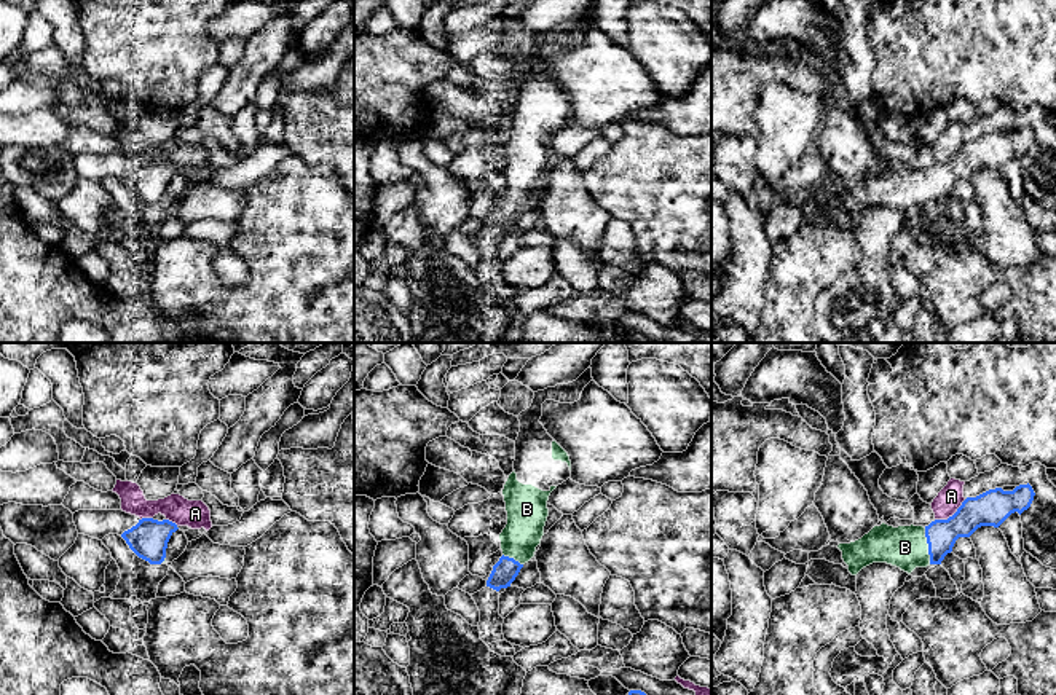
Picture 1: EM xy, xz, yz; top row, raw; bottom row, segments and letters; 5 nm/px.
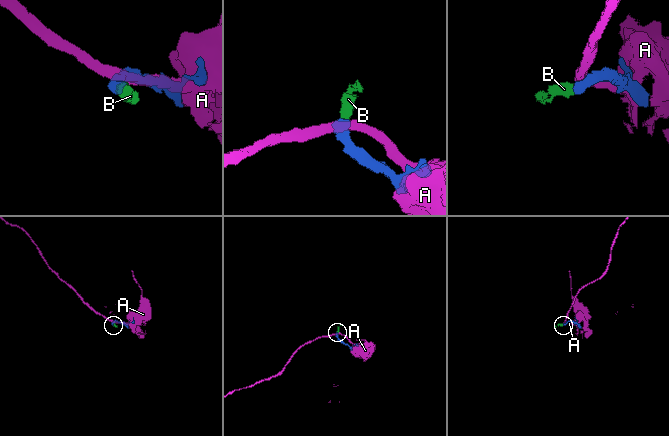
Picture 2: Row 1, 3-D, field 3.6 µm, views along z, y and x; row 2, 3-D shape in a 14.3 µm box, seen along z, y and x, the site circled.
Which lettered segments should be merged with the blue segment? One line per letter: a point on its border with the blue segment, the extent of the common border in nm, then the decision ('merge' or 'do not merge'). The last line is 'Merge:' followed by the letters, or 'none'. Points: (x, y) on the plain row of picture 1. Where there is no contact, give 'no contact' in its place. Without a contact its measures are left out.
A: contact yz (953, 158); length 190 nm; do not merge
B: contact yz (929, 188); length 190 nm; merge
Merge: B

